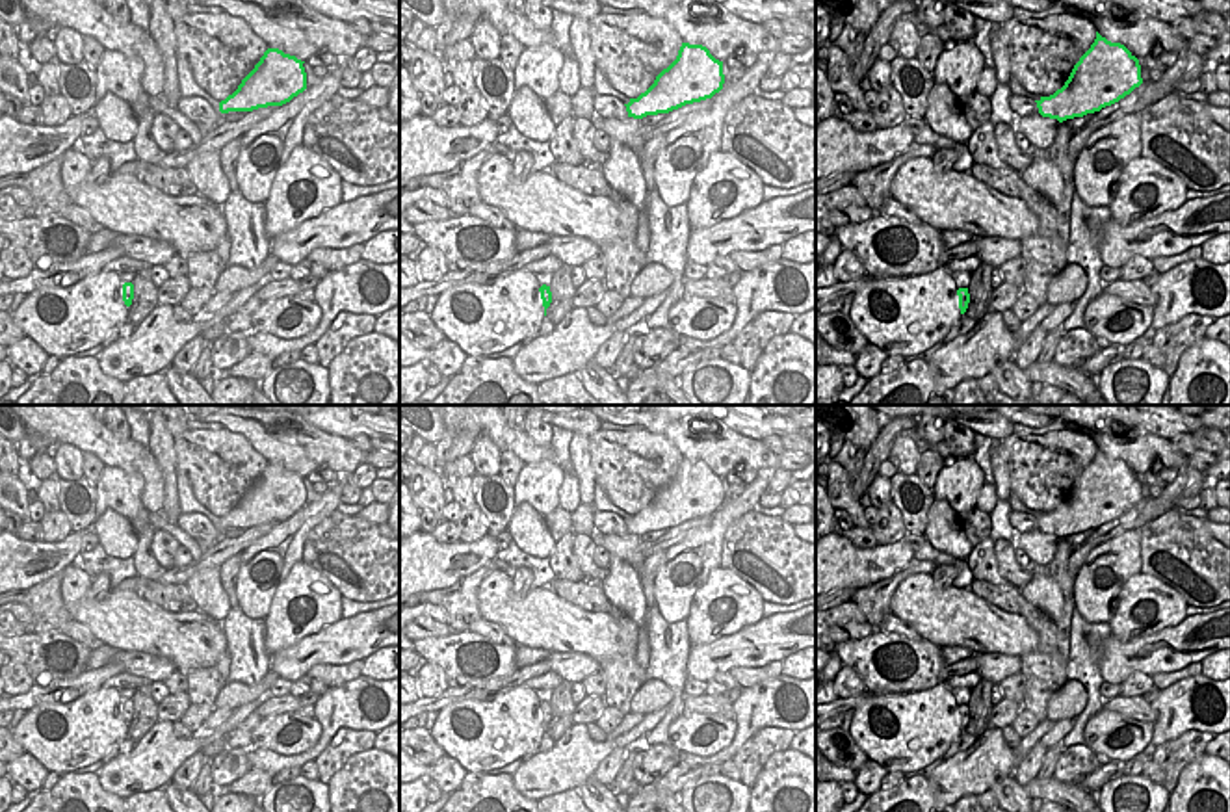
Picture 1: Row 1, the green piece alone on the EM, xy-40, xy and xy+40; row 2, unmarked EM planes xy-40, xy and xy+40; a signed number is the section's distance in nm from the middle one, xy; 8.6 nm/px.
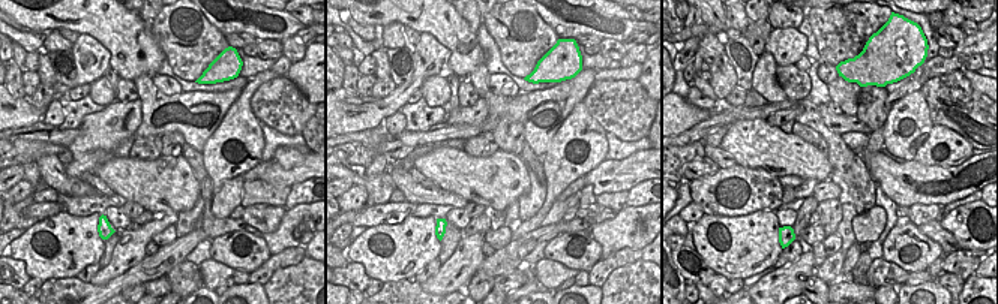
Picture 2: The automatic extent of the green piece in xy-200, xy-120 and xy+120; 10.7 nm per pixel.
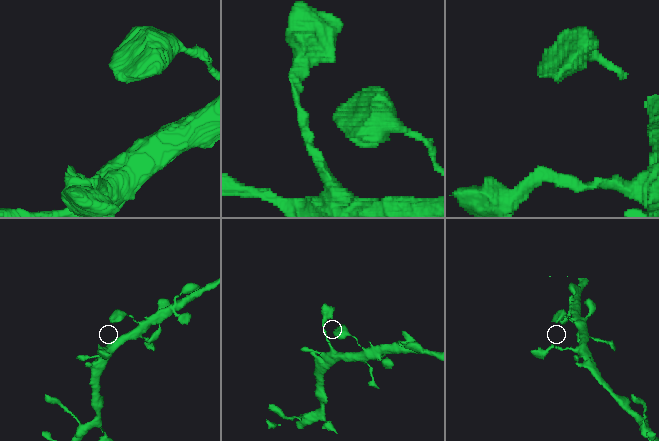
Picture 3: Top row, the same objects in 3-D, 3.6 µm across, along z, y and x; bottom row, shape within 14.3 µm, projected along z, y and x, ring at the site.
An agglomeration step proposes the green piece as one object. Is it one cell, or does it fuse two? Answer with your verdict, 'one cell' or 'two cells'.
one cell

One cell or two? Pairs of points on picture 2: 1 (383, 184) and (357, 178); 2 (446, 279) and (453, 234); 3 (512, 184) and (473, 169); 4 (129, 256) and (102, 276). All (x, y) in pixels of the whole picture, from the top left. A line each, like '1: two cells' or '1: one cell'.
1: one cell
2: two cells
3: one cell
4: one cell

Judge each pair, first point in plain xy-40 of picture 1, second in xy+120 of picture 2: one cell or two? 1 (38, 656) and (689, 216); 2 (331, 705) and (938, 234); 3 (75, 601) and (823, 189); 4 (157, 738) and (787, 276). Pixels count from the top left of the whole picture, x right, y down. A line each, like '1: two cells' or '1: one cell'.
1: two cells
2: two cells
3: two cells
4: one cell

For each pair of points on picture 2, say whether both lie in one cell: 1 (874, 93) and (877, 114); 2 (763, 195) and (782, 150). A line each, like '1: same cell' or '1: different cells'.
1: same cell
2: different cells

